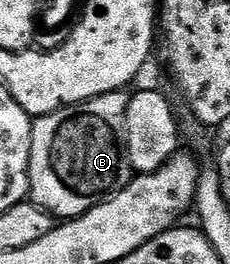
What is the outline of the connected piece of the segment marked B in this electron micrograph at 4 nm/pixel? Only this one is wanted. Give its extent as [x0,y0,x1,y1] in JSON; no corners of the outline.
[29,91,135,221]

